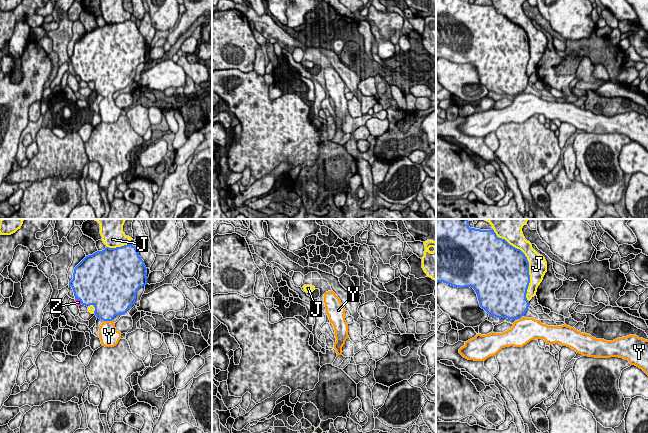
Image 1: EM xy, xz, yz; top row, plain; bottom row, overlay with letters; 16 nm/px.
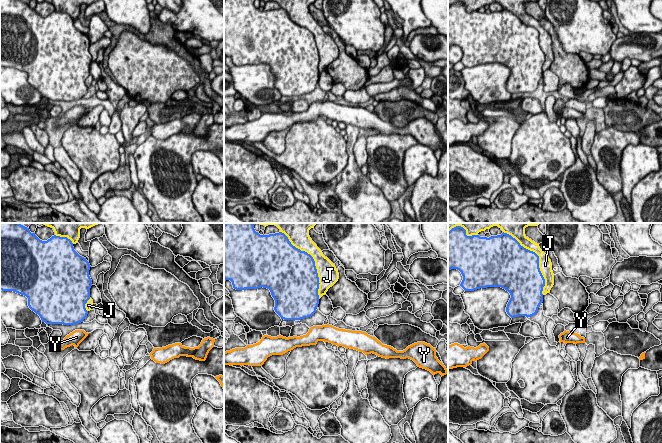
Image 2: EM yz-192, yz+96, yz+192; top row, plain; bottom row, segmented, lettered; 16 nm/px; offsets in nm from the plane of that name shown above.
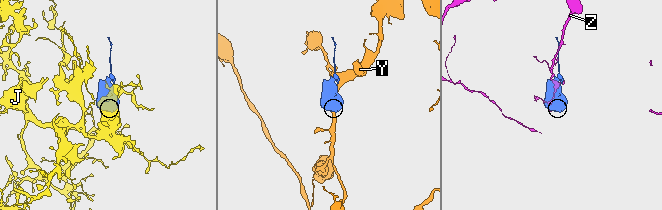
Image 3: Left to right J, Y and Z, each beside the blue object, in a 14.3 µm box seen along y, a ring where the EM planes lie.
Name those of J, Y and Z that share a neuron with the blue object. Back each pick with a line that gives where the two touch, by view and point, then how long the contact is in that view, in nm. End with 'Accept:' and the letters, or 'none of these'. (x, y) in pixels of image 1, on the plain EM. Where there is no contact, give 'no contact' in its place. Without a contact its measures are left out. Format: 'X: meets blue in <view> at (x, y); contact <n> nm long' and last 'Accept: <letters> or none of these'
Y: meets blue in xy at (108, 96); contact 130 nm long
Accept: Y

